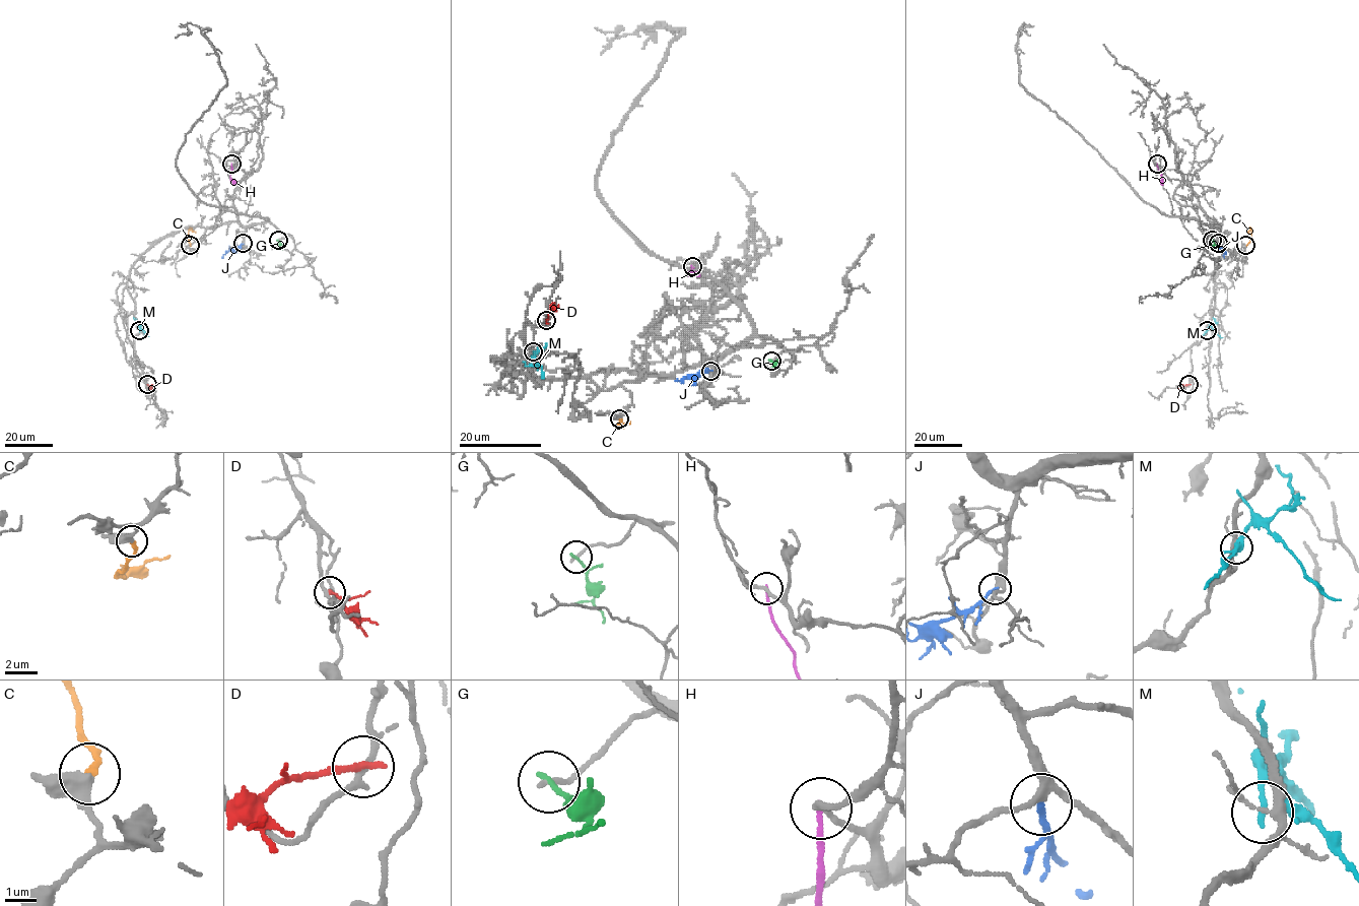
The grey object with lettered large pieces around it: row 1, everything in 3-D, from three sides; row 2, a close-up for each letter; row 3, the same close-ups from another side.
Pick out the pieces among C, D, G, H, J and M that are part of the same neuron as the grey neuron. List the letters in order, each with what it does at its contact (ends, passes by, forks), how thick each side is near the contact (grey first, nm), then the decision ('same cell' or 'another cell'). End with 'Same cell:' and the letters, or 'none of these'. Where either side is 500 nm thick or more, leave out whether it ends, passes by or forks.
C: it ends; calibres 420 and 220 nm; same cell
D: it ends; calibres 240 and 240 nm; another cell
G: it ends; calibres 200 and 180 nm; another cell
H: it ends; calibres 180 and 170 nm; another cell
J: it ends; calibres 280 and 200 nm; same cell
M: it ends; calibres 200 and 190 nm; another cell
Same cell: C, J

